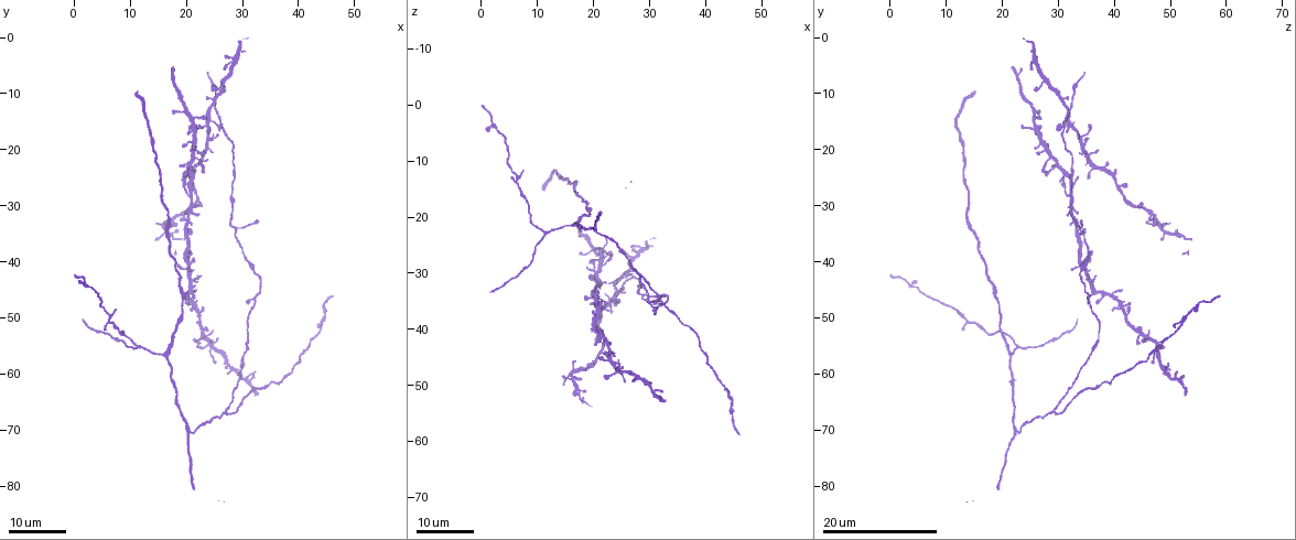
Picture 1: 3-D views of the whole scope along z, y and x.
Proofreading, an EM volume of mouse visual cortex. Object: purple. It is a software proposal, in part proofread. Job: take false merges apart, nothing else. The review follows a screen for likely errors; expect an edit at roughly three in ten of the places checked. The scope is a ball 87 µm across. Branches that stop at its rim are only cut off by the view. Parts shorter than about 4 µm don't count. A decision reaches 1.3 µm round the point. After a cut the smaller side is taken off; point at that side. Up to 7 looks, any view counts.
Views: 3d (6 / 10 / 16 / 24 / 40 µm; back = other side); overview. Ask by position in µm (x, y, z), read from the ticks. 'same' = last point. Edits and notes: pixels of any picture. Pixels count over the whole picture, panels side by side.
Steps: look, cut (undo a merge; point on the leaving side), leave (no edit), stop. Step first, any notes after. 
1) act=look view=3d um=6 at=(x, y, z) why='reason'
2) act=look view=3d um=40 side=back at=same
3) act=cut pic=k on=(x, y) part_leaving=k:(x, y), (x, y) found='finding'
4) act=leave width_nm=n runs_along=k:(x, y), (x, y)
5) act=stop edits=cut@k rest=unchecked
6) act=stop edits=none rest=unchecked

act=look view=3d um=16 at=(20.0, 70.0, 22.0) why='a fork'

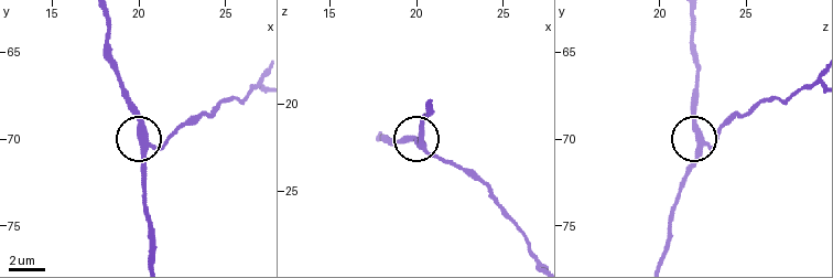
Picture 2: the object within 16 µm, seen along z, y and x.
act=look view=3d um=10 at=(20.3, 70.2, 22.5)

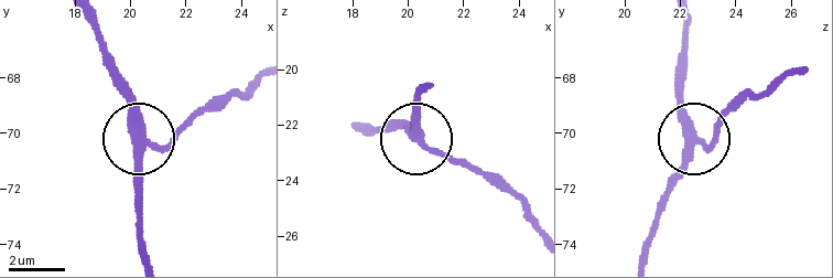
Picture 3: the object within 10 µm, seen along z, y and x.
act=leave width_nm=340 runs_along=3:(787, 72), (747, 95), (709, 148), (696, 142), (661, 195) found='all the same neuron'

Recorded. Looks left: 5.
act=look view=3d um=24 at=(11.5, 55.5, 23.0) why='three arms meet'

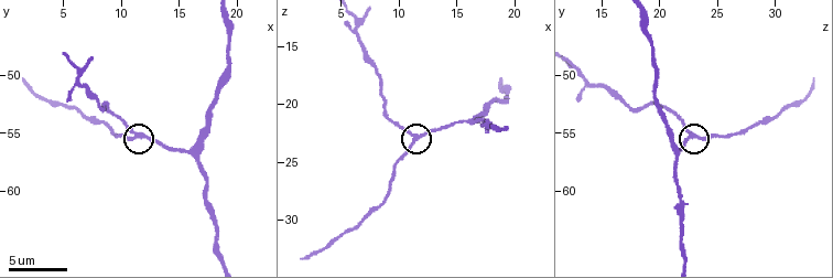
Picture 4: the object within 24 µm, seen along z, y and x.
act=look view=3d um=6 at=(11.2, 55.4, 23.0)

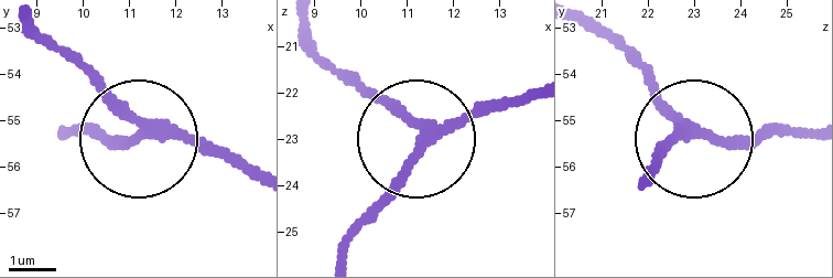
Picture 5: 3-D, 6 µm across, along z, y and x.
act=leave runs_along=5:(248, 171), (176, 140), (63, 140) found='one neuron here'

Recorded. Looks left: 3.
act=look view=3d um=16 at=(27.5, 67.0, 29.5) why='three arms meet'

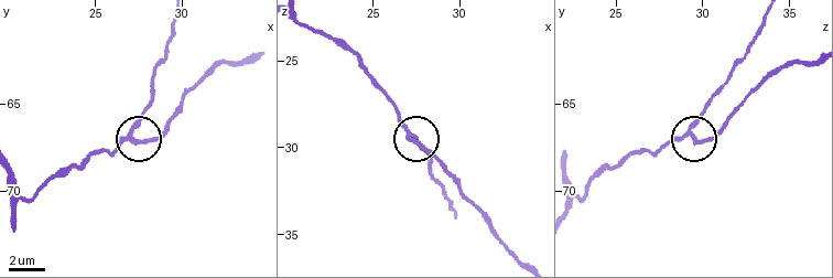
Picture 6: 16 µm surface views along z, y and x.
act=look view=3d um=6 at=(26.9, 66.8, 29.3) why='closer look'

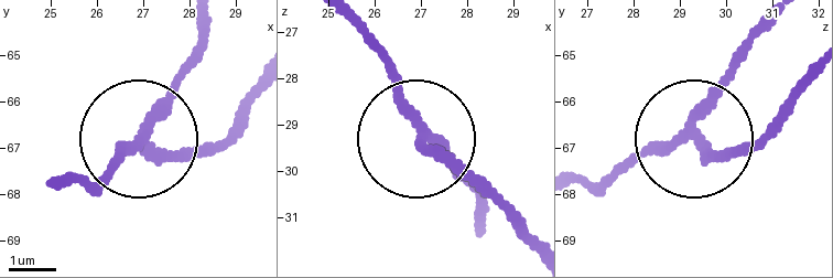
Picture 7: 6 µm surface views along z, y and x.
act=look view=3d um=6 side=back at=(26.95, 66.85, 29.25)

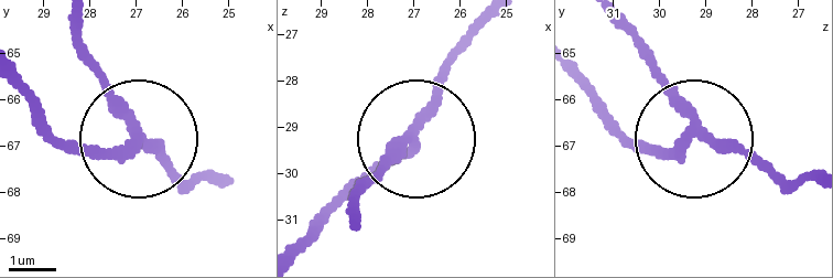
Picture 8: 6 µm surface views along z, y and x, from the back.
act=leave arms=3 runs_along=8:(348, 226), (364, 191), (419, 136), (341, 203) found='all the same neuron'

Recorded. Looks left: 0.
act=stop edits=none rest=unchecked

